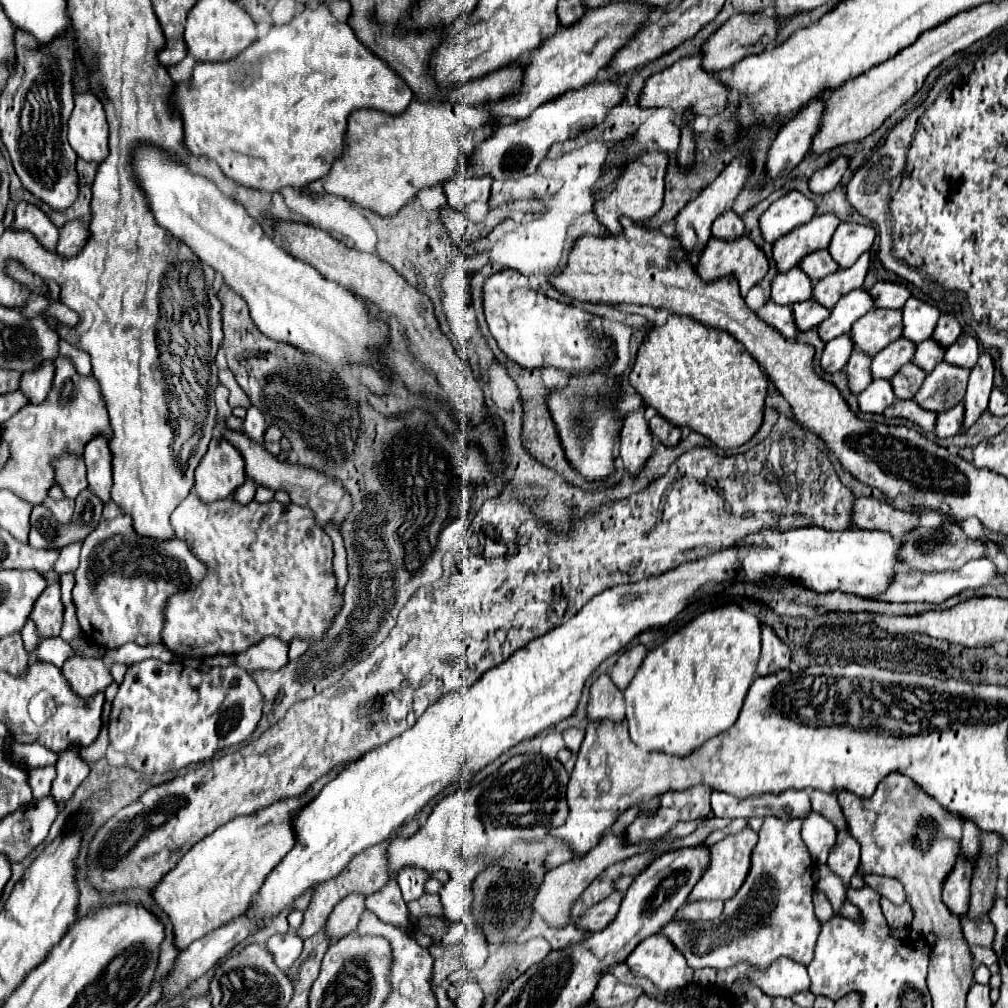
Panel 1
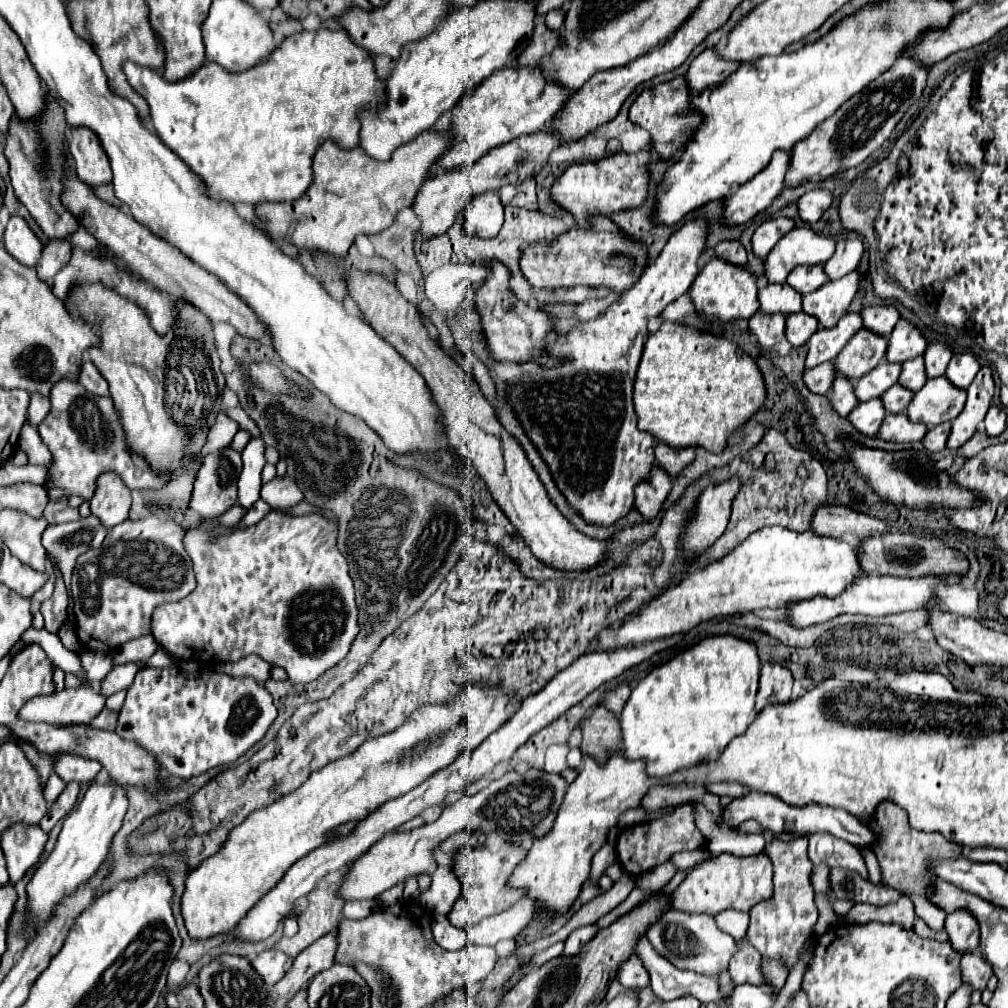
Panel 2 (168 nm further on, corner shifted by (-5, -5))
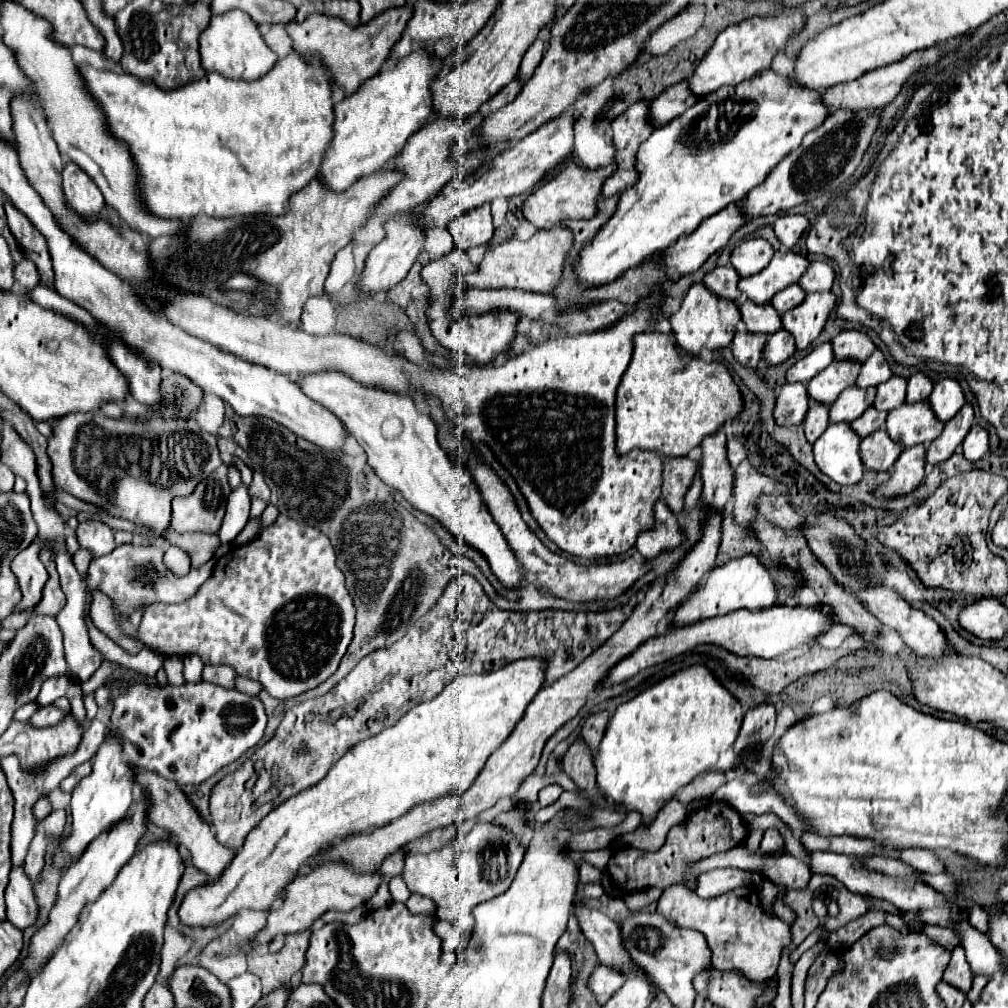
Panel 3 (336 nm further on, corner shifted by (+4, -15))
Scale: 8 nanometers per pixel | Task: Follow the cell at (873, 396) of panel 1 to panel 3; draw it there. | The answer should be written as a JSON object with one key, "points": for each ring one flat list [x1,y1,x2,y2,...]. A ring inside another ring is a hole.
{"points":[[849,423,829,425,827,431,813,443,817,467,839,485,859,483,863,473,859,443,861,439,849,431]]}

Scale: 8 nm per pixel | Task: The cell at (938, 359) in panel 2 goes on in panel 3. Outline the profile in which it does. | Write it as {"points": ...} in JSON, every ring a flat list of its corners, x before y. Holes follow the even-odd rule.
{"points":[[917,373,909,379,909,385,907,385,907,397,905,397,905,403,919,403,919,401,925,401,927,395,931,393,933,389,933,383,931,379,927,379,923,373]]}

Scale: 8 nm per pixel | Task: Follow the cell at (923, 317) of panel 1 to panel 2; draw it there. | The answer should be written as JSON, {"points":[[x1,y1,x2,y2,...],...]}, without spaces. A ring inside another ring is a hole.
{"points":[[900,319,894,331,890,333,888,343,888,361,890,363,904,363,908,359,914,359,922,355,928,347,926,337,918,327,914,327,908,319]]}

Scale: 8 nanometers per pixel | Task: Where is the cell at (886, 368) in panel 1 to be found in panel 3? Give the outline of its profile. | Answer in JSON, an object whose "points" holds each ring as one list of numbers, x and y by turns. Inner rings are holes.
{"points":[[849,387,845,389,837,401,829,407,829,423,841,423,841,421,853,421,859,415,863,415,865,409,873,405,875,387,861,389,861,387]]}

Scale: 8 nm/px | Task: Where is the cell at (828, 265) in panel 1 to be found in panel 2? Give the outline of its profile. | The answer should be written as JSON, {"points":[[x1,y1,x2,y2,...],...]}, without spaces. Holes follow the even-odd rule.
{"points":[[800,265,786,279,786,283,792,285,794,289,798,289,798,293,802,293,802,295,808,295,808,293,816,291,818,287,822,287,828,281,830,279,824,273,822,265]]}

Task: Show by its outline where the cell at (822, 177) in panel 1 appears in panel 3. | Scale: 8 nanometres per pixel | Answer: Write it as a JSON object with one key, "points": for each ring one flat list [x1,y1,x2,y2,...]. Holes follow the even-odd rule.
{"points":[[783,215,773,225,783,251,789,251,799,241,799,237,807,227,809,227,809,219,805,215]]}

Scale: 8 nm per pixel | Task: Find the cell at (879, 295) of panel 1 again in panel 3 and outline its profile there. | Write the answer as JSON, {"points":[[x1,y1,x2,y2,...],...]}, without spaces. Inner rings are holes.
{"points":[[841,331,831,341,833,345,833,357,839,361,857,361,863,363,873,351,873,341,861,333,861,331]]}

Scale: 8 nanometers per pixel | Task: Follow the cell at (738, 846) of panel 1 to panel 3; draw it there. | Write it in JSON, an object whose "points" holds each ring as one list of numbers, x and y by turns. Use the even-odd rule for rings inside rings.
{"points":[[669,887,657,903,657,913,659,909,677,927,695,929,705,935,715,969,737,969,753,983,763,983,777,973,781,949,789,945,789,925,761,909,756,887,740,887,713,899,699,899,687,887]]}

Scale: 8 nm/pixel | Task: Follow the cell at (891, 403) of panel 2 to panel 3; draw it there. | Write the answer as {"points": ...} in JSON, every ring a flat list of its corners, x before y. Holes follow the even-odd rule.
{"points":[[869,407,869,411,865,411,865,415,861,415,859,419,855,419,849,427,853,433,857,433,861,439,871,435,877,429,885,427,885,411,877,411,875,407]]}

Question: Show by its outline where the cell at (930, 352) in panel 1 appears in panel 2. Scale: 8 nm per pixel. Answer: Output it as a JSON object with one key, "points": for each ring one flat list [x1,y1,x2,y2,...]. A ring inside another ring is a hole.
{"points":[[916,357,902,363,902,377,898,379,900,385,912,391,918,391,926,381,928,377,926,377,926,367,924,367,924,357]]}

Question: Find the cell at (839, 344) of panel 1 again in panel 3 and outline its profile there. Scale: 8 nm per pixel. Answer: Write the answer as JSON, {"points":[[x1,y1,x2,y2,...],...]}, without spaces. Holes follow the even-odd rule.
{"points":[[785,383,777,393,773,419,777,425,783,425,783,427,801,425,807,409,809,409,809,397,805,395,805,385]]}

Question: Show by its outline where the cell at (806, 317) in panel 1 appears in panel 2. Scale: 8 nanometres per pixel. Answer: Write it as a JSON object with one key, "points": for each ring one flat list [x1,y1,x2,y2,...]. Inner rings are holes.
{"points":[[800,311,800,313,790,313,786,319,786,337,794,347,804,345,812,333,816,333,818,321,816,317]]}

